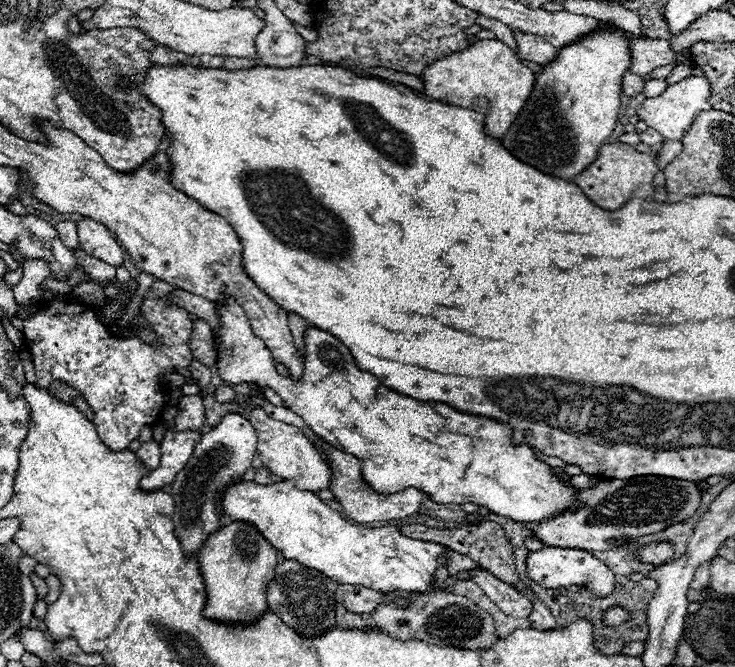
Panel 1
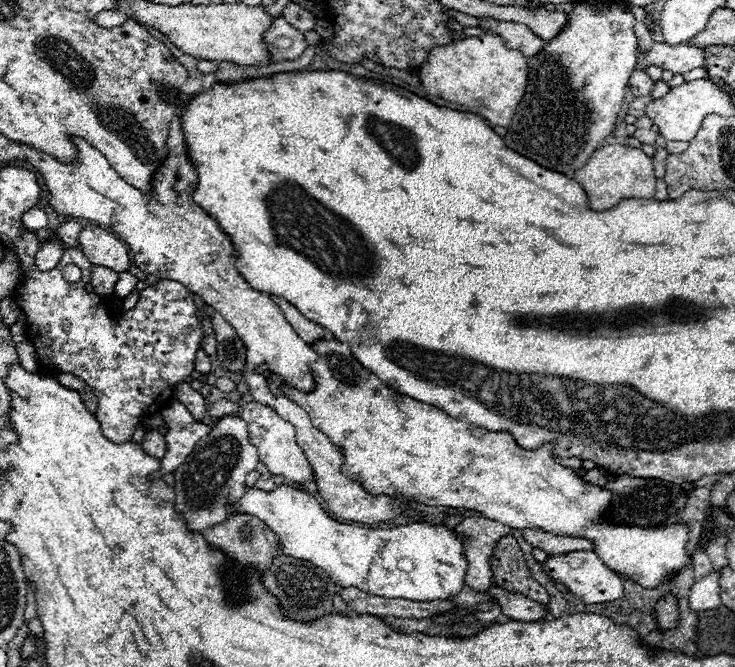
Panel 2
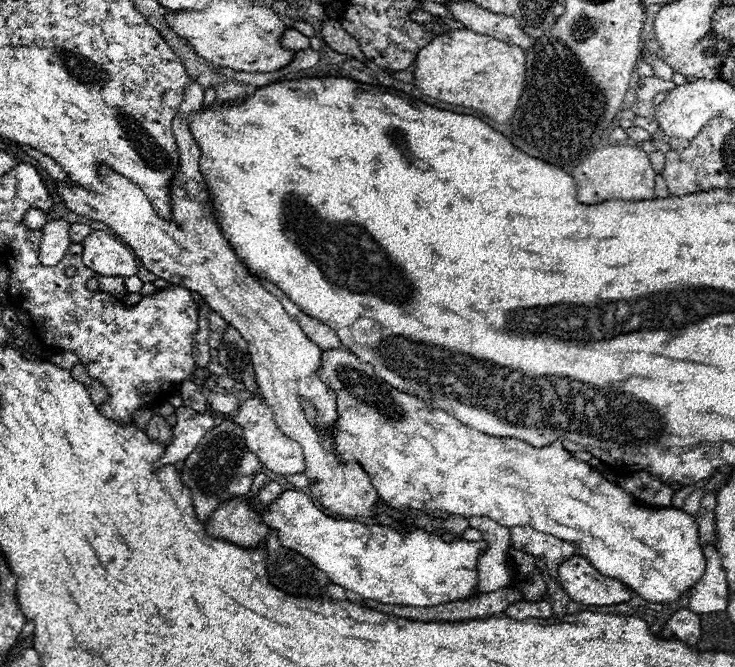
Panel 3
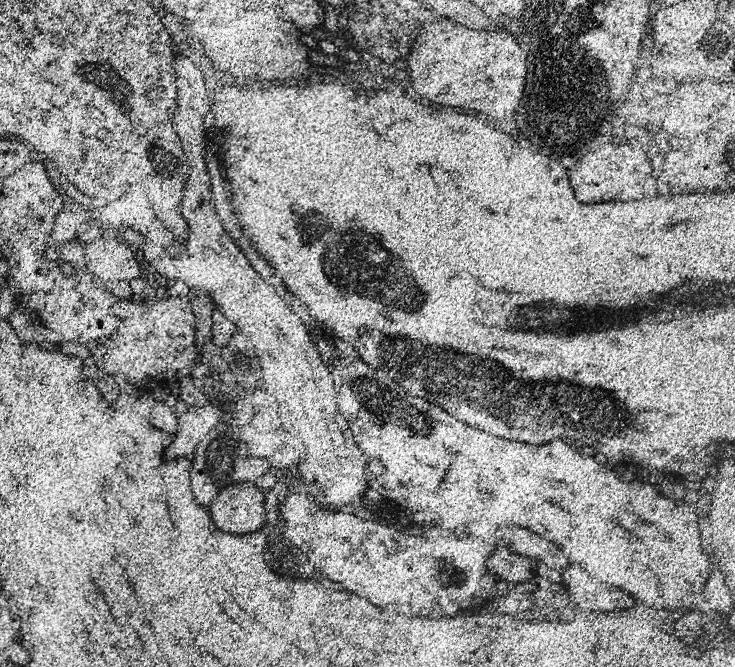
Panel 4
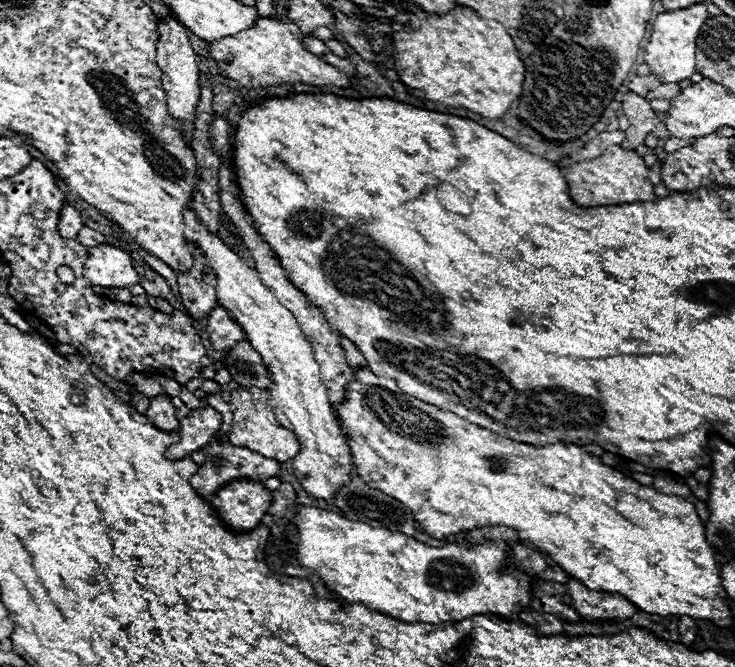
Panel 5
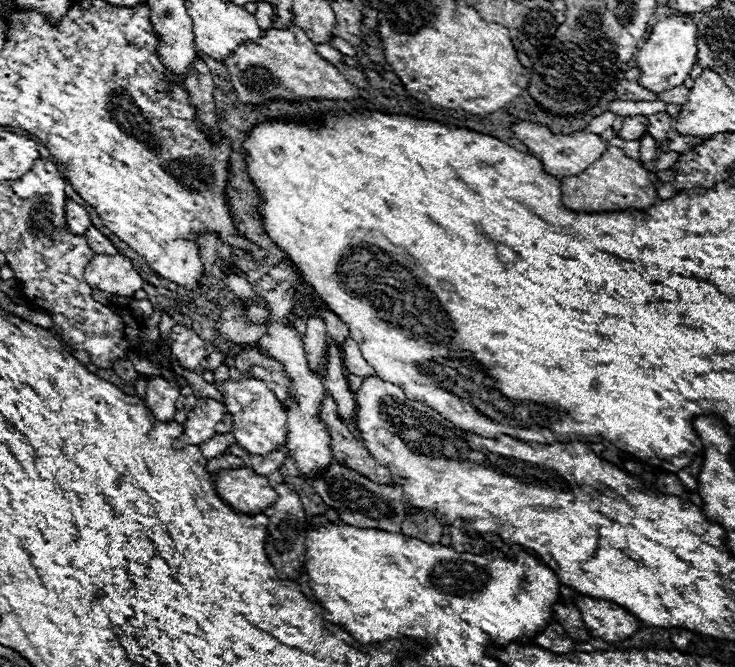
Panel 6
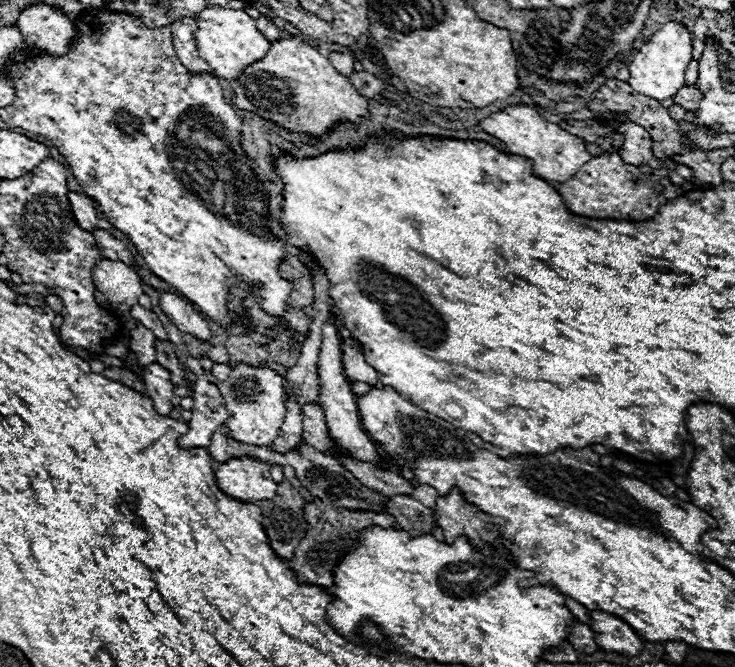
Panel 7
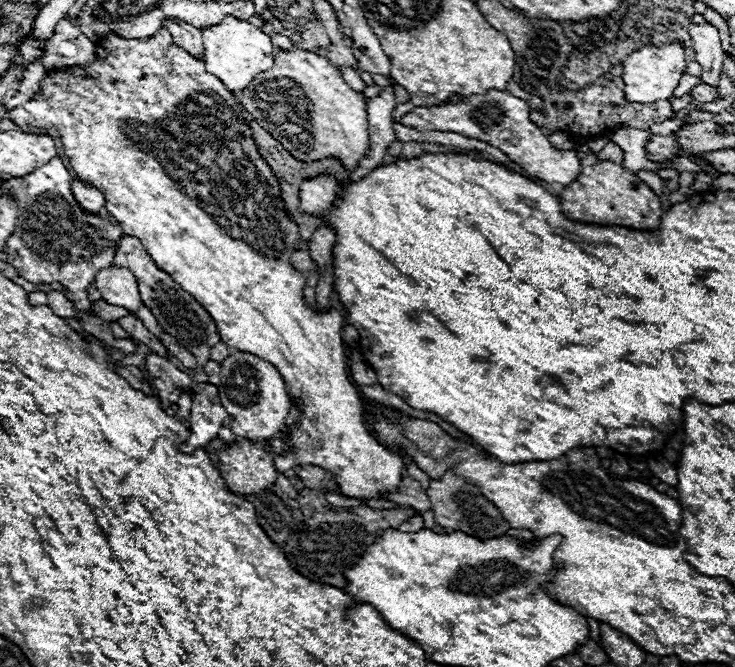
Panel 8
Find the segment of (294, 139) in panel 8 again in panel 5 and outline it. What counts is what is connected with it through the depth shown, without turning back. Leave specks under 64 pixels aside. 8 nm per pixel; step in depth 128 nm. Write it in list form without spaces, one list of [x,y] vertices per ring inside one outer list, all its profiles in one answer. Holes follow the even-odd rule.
[[[258,18],[256,24],[236,36],[216,40],[210,46],[210,56],[224,70],[224,74],[236,80],[246,90],[280,86],[280,84],[310,84],[310,86],[338,86],[348,88],[350,80],[338,68],[326,64],[302,44],[304,34],[296,24],[286,24],[274,18]]]

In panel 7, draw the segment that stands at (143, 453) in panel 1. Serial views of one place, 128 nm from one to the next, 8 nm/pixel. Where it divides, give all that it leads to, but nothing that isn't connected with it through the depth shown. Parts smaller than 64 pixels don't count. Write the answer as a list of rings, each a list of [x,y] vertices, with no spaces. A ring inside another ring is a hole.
[[[148,364],[144,368],[144,386],[146,386],[146,392],[148,396],[154,400],[154,408],[158,414],[170,414],[170,410],[174,408],[172,406],[172,398],[174,398],[173,384],[170,382],[170,372],[160,366],[160,364]]]

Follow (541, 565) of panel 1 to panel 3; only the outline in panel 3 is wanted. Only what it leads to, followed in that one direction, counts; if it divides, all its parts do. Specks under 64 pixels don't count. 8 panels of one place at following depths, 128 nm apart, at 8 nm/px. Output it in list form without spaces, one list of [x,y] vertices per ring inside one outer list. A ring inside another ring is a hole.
[[[572,556],[558,568],[560,586],[574,602],[586,606],[612,606],[630,600],[630,590],[618,580],[598,574],[588,560]]]

